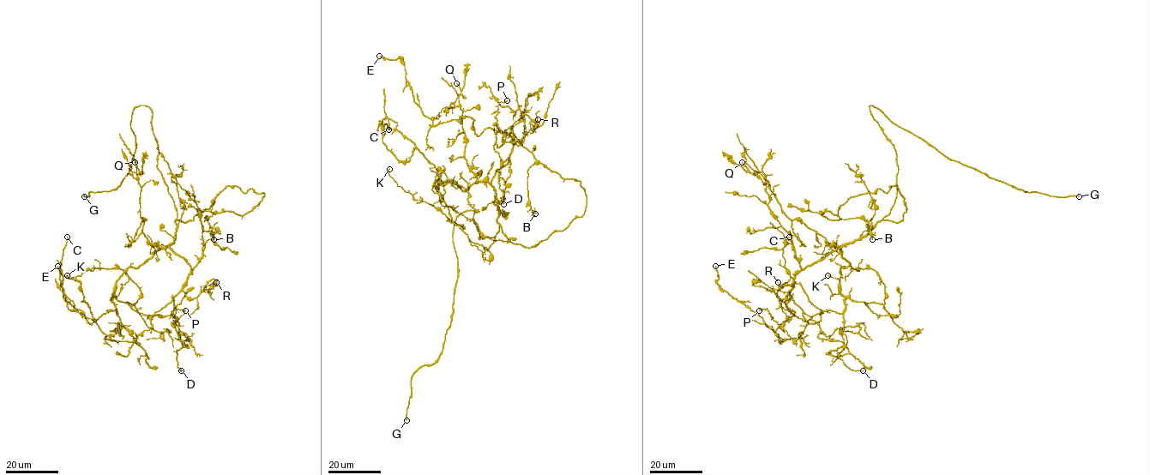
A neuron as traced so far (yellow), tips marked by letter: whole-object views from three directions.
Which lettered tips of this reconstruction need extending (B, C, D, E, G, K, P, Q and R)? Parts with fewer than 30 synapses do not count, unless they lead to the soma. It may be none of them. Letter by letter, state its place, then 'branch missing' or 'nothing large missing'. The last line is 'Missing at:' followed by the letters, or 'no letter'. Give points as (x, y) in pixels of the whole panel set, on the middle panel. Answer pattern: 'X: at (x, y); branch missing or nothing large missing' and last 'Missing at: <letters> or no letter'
B: at (535, 213); nothing large missing
C: at (388, 129); nothing large missing
D: at (503, 204); nothing large missing
E: at (379, 56); nothing large missing
G: at (406, 420); branch missing
K: at (389, 169); nothing large missing
P: at (507, 100); nothing large missing
Q: at (456, 83); nothing large missing
R: at (538, 119); nothing large missing
Missing at: G

